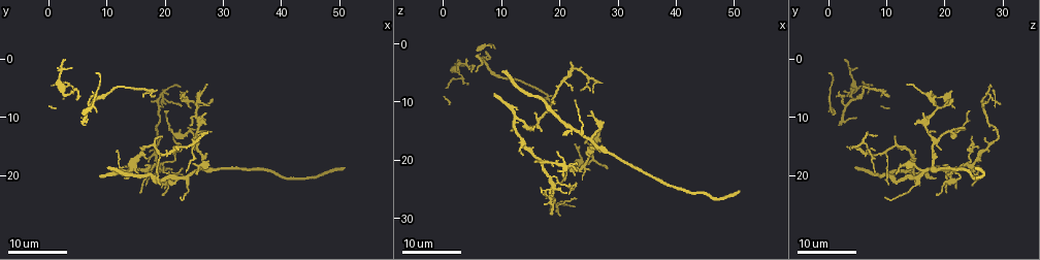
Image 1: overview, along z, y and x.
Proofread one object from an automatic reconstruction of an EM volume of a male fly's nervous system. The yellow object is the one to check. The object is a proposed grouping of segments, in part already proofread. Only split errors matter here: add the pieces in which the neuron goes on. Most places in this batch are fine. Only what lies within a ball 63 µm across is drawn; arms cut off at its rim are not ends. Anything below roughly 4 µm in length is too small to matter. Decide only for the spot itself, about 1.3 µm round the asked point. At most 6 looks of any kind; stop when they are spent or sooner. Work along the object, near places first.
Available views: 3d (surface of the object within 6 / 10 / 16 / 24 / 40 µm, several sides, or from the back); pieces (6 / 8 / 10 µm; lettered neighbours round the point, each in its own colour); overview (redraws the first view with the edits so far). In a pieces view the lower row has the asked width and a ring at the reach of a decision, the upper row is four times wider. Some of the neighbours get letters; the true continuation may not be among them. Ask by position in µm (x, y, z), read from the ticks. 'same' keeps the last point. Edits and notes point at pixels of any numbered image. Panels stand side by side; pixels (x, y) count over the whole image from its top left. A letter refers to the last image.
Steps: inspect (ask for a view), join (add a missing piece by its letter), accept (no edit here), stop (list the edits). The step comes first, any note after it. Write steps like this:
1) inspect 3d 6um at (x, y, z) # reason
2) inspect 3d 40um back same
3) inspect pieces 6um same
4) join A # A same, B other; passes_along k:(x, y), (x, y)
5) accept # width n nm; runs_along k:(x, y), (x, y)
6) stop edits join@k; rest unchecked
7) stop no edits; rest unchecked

inspect 3d 24um at (25.0, 19.5, 11.5) # thin end

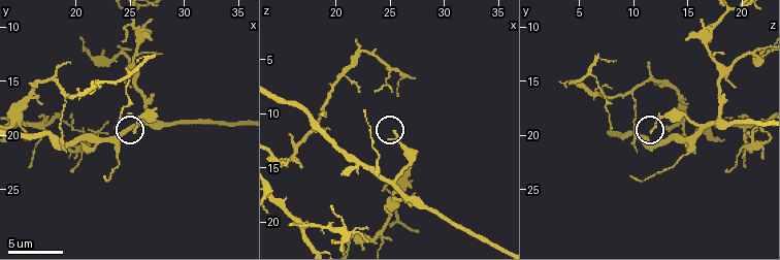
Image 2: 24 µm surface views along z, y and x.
inspect pieces 6um at (25.6, 19.6, 11.4) # what lies round it

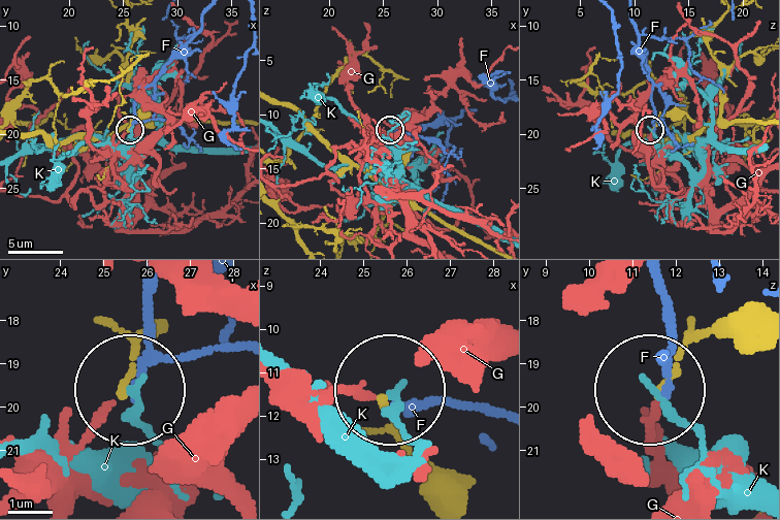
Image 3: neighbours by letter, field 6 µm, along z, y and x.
accept # width 140 nm; F other, G other, K other; none of them fits

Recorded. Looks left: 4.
inspect pieces 10um at (20.8, 20.8, 15.6) # an open end

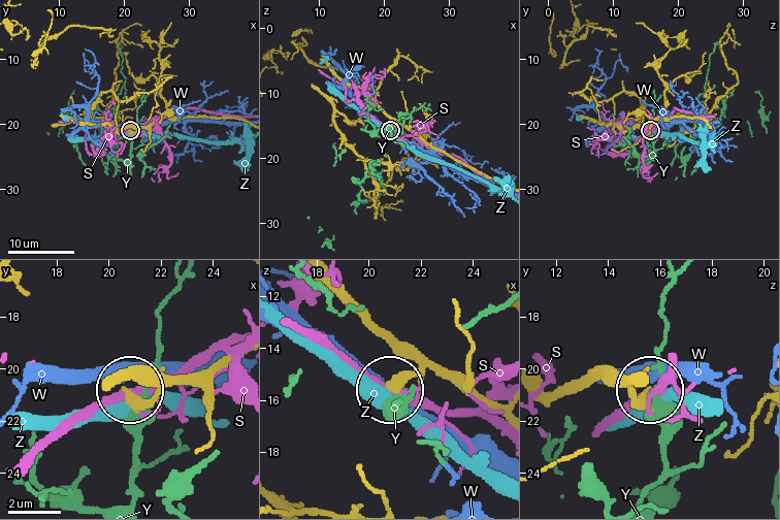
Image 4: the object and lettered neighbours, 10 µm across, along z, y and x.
accept # S other, W other, Y other, Z other; no lettered piece goes on from it

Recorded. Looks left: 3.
inspect pieces 10um at (26.8, 11.0, 14.8) # free end

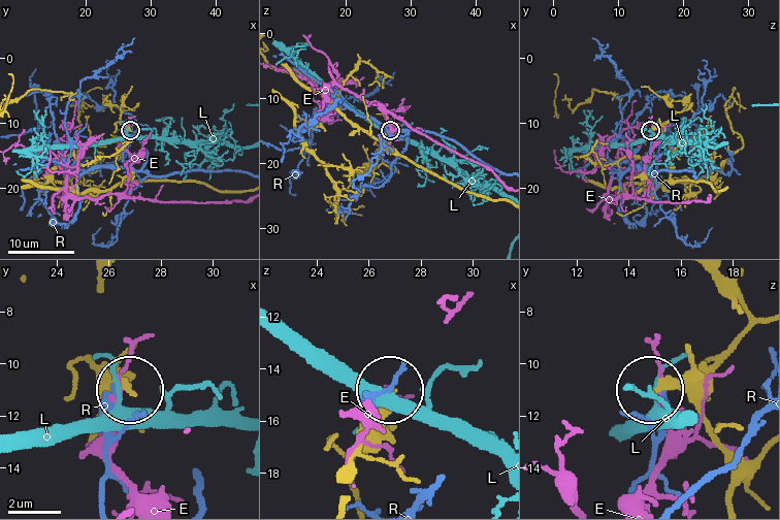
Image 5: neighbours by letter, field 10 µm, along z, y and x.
accept # E other, L other, R other; none of them fits

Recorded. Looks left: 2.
stop no edits; rest unchecked

